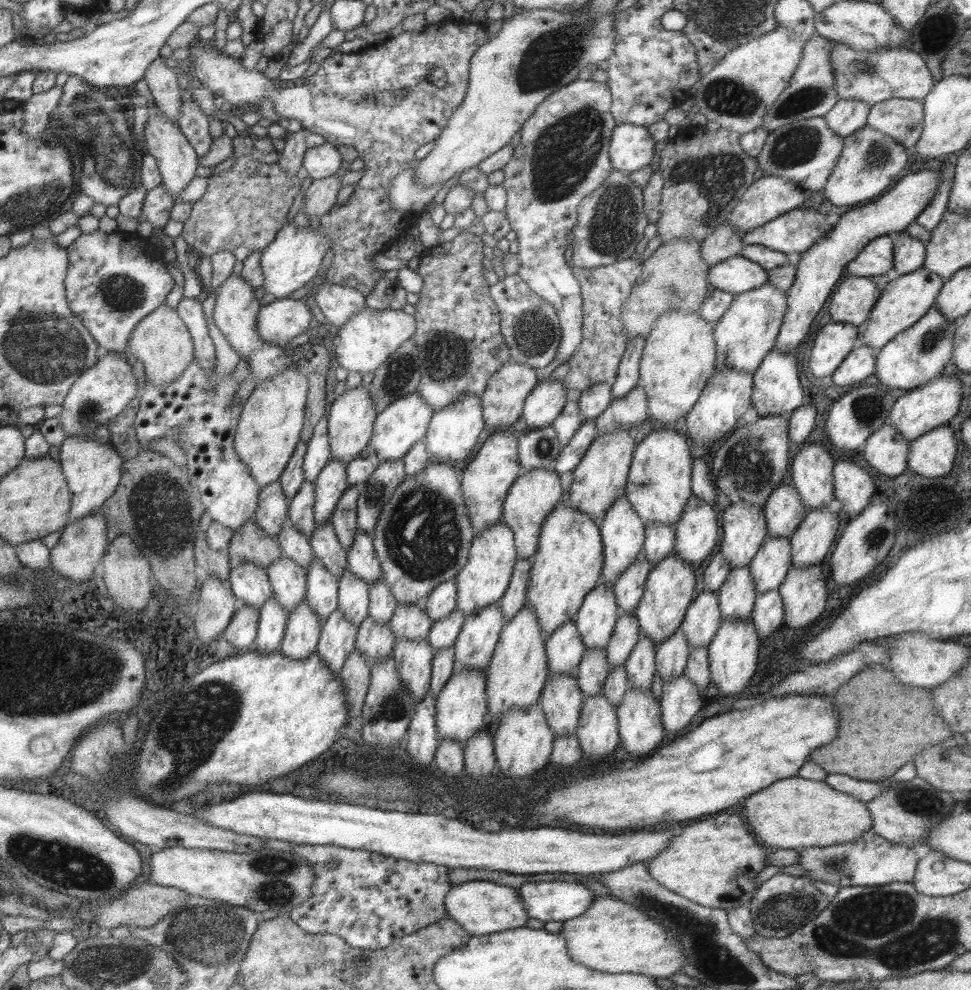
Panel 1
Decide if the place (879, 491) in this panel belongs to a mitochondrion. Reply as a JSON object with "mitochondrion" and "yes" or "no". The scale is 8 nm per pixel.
{"mitochondrion":"no"}

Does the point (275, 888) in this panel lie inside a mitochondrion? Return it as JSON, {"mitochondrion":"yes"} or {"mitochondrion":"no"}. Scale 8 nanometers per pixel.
{"mitochondrion":"yes"}

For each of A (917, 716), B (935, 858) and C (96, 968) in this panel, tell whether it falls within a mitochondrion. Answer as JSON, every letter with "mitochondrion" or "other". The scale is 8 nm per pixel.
{"A":"other","B":"other","C":"mitochondrion"}

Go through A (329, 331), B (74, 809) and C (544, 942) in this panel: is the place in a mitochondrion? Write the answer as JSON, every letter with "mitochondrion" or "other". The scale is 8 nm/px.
{"A":"other","B":"other","C":"other"}

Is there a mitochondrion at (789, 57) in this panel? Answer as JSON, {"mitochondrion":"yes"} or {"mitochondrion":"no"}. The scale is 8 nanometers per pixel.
{"mitochondrion":"no"}

